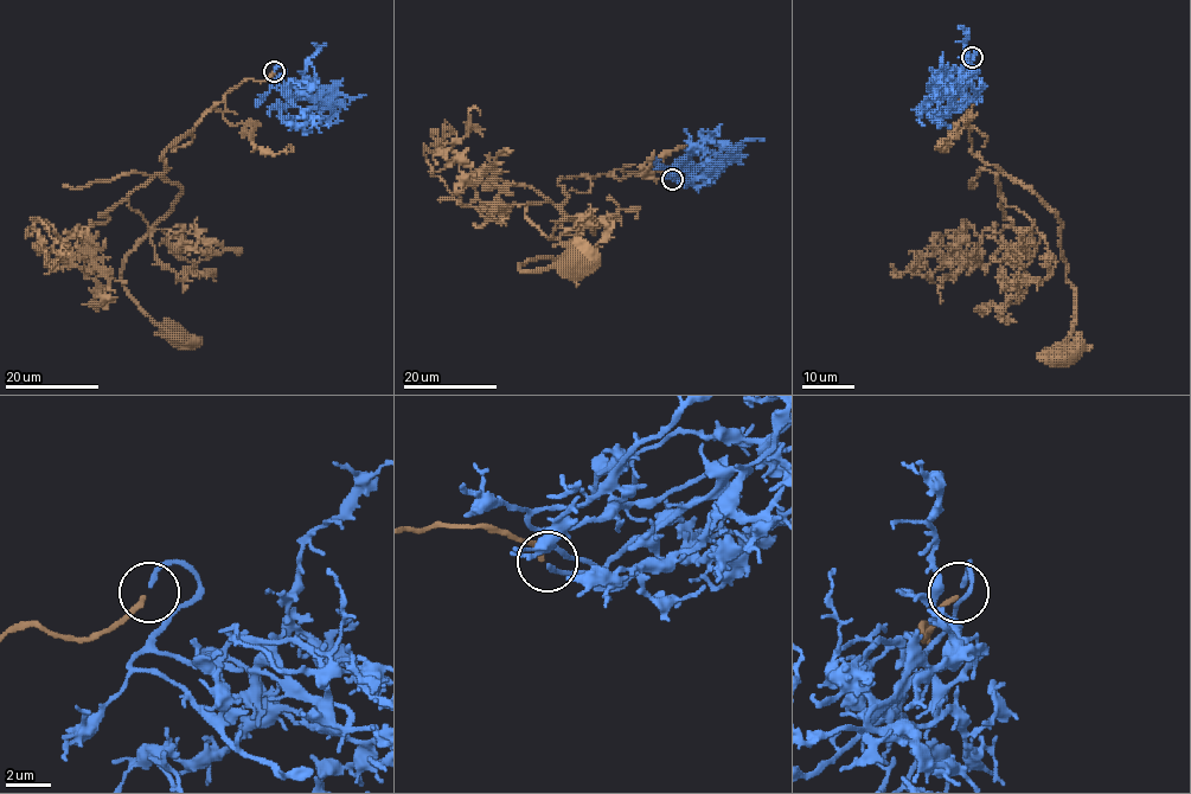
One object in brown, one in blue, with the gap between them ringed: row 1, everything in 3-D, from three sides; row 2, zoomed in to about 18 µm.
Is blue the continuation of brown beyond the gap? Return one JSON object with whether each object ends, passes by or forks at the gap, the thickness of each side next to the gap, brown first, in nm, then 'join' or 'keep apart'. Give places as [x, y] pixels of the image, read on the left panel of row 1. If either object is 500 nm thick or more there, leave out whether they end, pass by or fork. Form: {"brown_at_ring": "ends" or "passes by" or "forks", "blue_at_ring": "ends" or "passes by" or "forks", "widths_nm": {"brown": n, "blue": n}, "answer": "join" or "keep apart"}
{"brown_at_ring": "ends", "blue_at_ring": "ends", "widths_nm": {"brown": 220, "blue": 240}, "answer": "join"}

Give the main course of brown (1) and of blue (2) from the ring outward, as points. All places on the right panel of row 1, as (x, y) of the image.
1: (972, 58), (961, 93), (971, 151), (1061, 224), (1074, 290), (1074, 326), (1058, 346), (1067, 354)
2: (972, 57), (964, 74), (959, 69), (954, 87), (961, 93), (949, 95), (971, 64), (959, 26)

